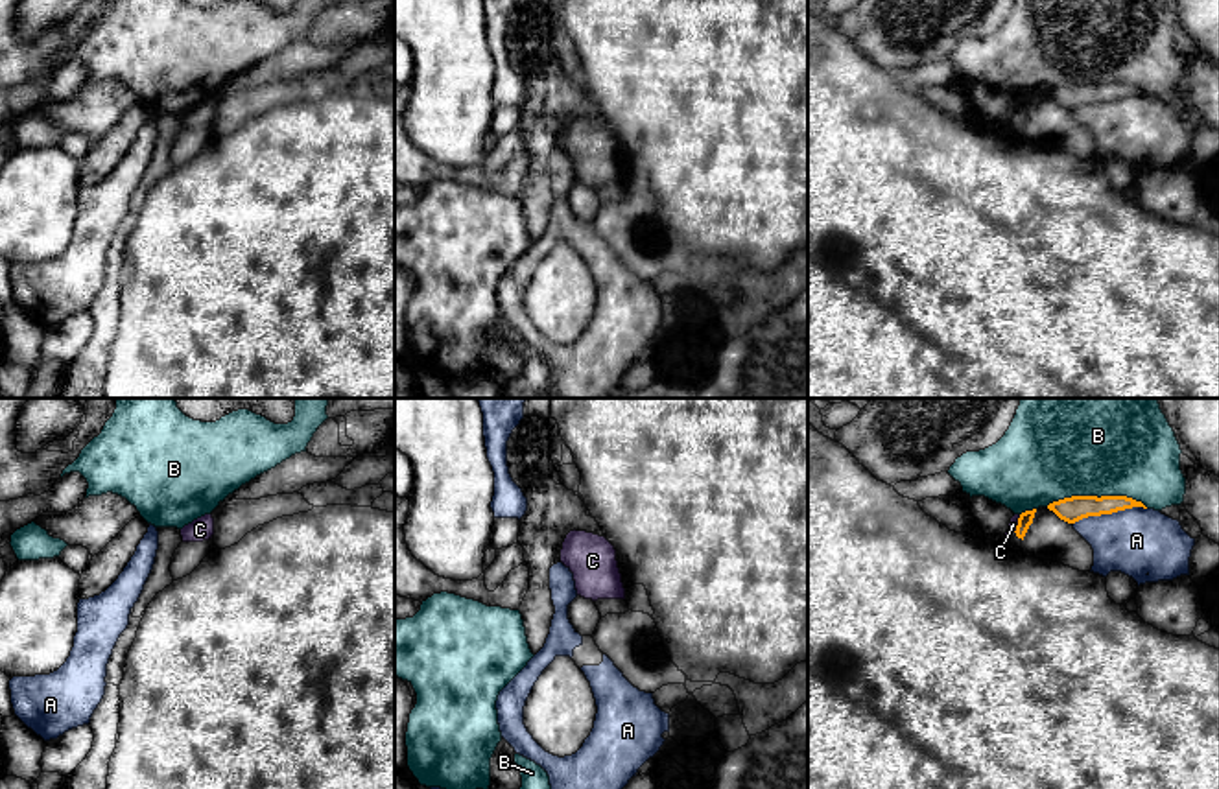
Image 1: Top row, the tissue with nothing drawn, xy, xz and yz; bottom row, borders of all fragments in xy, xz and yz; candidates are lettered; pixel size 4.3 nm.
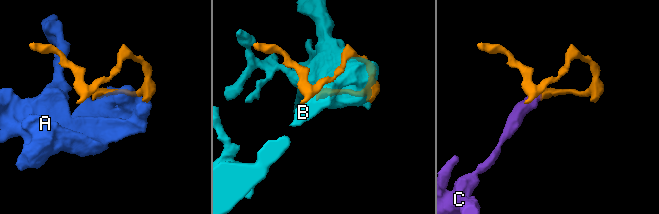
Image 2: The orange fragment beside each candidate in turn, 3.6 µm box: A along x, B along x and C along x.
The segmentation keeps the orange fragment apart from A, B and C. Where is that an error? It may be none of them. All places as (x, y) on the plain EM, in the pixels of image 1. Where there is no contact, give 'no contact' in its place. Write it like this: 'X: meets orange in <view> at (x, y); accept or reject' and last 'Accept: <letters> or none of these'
A: meets orange in yz at (1109, 100); reject
B: meets orange in yz at (1096, 83); reject
C: meets orange in yz at (1018, 111); reject
Accept: none of these

